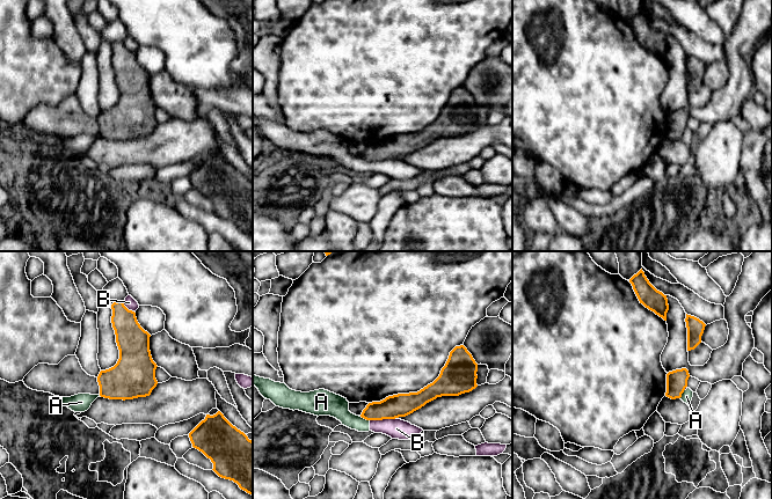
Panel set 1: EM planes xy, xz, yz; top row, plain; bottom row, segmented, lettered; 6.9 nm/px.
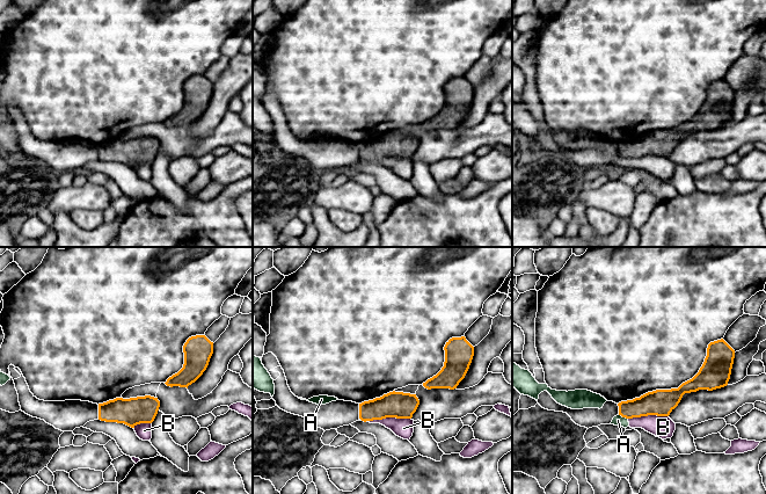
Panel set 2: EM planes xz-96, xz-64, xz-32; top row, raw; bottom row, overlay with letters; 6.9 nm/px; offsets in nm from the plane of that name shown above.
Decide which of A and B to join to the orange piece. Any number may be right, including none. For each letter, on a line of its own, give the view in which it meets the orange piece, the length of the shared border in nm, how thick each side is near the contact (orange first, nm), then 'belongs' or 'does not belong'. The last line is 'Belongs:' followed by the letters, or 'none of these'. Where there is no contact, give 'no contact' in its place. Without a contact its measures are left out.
A: contact in xz; length 70 nm; calibres 160 and 160 nm; belongs
B: contact in xz; length 180 nm; calibres 160 and 140 nm; does not belong
Belongs: A

